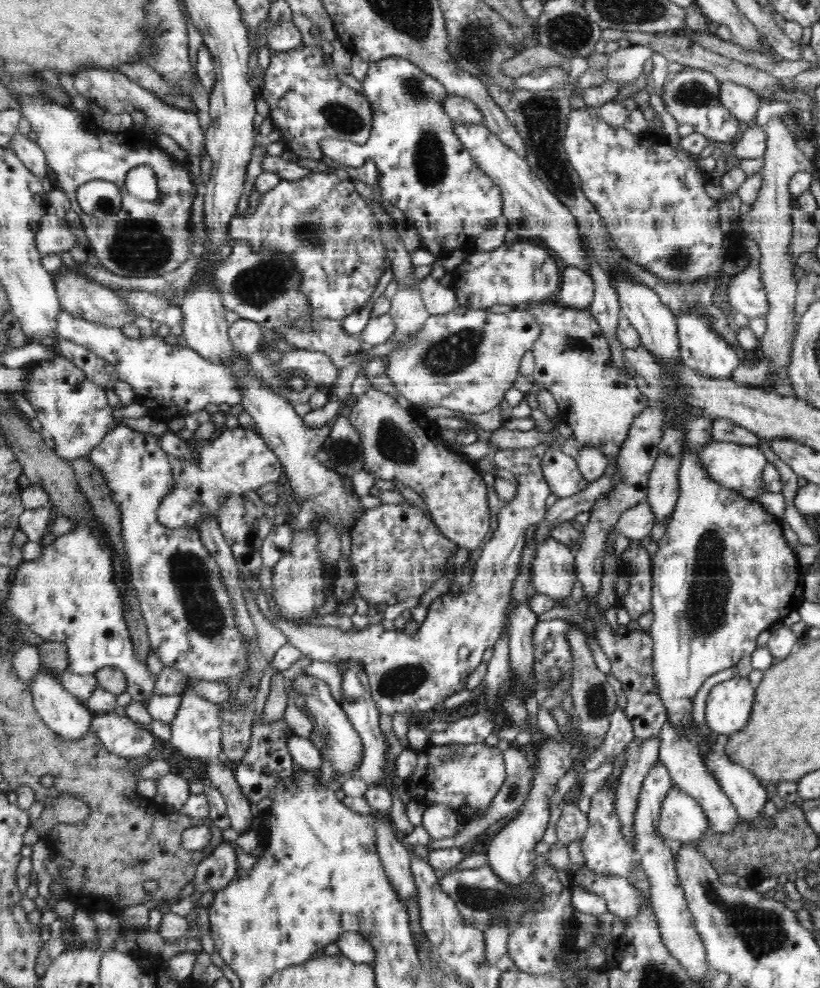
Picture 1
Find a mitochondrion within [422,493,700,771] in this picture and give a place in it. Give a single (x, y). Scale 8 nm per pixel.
(597, 703)

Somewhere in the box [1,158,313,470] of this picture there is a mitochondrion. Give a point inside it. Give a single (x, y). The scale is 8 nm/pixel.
(141, 246)

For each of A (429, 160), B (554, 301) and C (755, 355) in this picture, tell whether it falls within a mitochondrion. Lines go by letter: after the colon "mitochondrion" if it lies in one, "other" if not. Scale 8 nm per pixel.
A: mitochondrion
B: other
C: other

